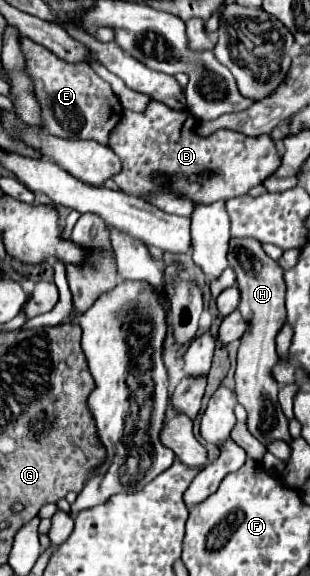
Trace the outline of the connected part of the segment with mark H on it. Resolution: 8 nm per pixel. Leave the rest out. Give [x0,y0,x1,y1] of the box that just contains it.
[230,238,291,446]

